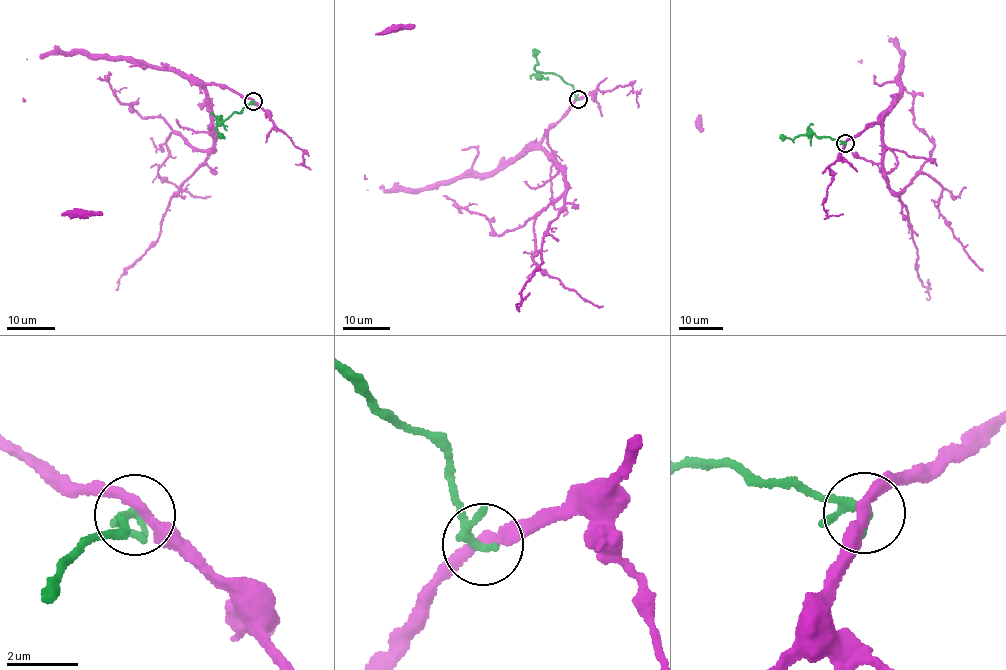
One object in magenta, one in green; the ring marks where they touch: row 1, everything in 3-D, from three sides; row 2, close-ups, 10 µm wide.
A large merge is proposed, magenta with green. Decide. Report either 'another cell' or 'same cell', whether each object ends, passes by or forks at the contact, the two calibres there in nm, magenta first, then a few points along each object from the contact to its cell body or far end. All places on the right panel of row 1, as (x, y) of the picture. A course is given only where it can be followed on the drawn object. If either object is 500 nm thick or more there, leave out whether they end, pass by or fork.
another cell; magenta passes by; green passes by; 300 nm thick on the magenta side, 240 nm on the other; magenta runs (845, 143), (879, 121), (899, 92), (898, 65), (902, 54), (887, 36), (860, 61), (701, 115), (700, 132); green runs (845, 143), (814, 133), (789, 139), (780, 135)

